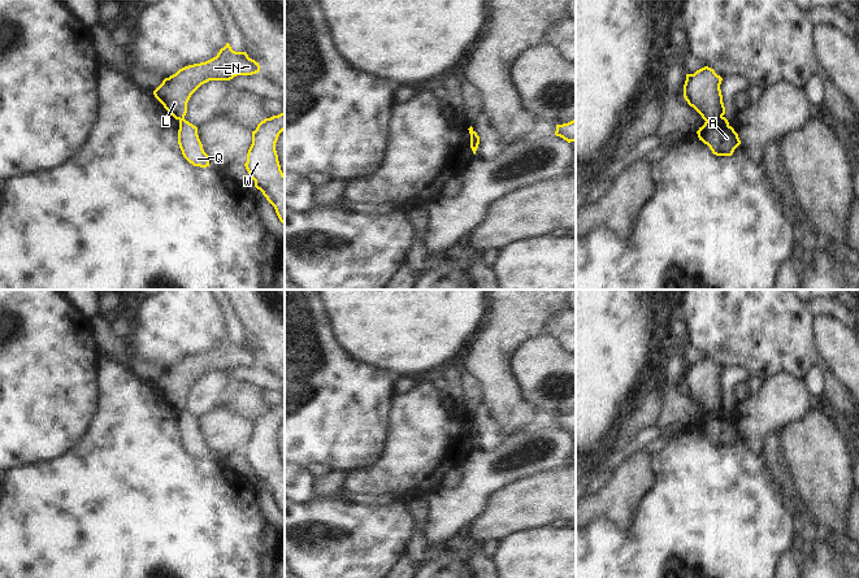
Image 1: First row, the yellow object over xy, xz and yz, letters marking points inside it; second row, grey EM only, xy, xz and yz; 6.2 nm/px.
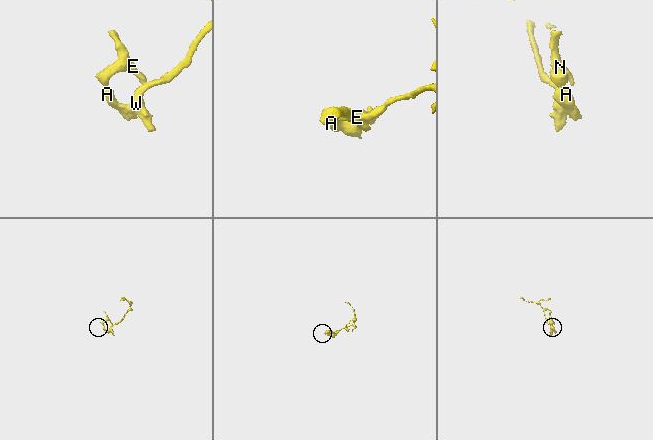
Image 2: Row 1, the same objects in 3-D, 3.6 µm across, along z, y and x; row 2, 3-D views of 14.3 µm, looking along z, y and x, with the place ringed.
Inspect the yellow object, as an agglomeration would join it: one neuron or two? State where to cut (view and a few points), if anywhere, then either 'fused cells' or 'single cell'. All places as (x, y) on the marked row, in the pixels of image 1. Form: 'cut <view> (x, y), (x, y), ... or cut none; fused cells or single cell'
cut yz (721, 116), (706, 121); fused cells

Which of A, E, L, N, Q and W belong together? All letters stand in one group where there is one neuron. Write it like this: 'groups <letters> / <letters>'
groups A Q W / E L N

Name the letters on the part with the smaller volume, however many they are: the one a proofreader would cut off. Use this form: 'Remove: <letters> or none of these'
Remove: E, L, N.

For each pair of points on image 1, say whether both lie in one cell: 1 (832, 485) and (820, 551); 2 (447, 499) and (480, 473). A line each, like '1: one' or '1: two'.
1: two
2: one

